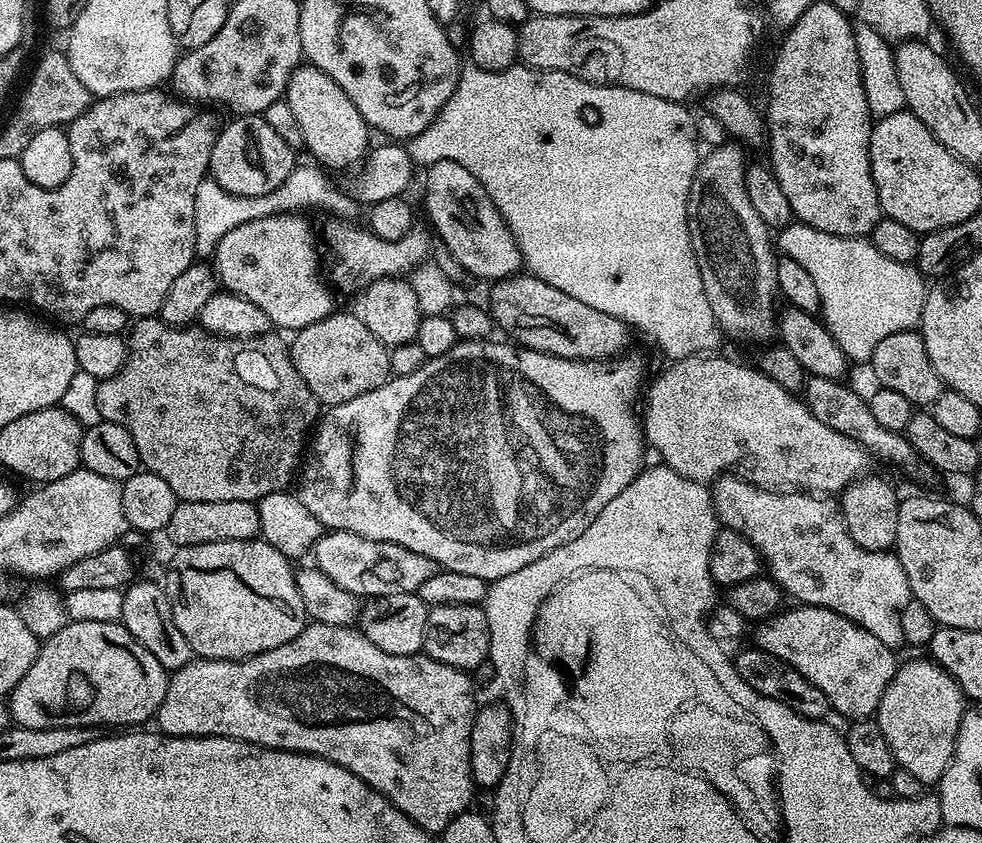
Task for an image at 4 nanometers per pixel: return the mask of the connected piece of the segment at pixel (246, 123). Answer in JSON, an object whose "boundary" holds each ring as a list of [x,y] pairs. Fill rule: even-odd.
{"boundary":[[[240,114],[219,129],[208,167],[211,179],[216,180],[222,190],[239,196],[265,196],[286,182],[292,169],[297,167],[296,156],[297,153],[274,134],[263,115]]]}

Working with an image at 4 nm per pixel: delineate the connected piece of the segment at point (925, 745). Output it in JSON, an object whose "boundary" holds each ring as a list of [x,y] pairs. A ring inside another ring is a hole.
{"boundary":[[[931,659],[912,660],[909,664],[901,663],[896,669],[894,678],[889,681],[880,699],[879,709],[874,717],[882,734],[886,734],[886,742],[894,754],[897,765],[905,768],[920,784],[939,785],[946,766],[956,753],[956,739],[960,723],[964,717],[966,697],[963,690],[949,672],[944,671],[939,664]]]}

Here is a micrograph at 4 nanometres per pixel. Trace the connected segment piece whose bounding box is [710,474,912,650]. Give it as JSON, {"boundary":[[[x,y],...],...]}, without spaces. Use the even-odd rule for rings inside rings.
{"boundary":[[[736,474],[719,477],[714,487],[710,493],[719,523],[736,532],[743,532],[760,553],[763,563],[769,568],[767,571],[770,576],[789,597],[792,595],[796,599],[794,601],[801,605],[813,604],[819,608],[829,608],[850,618],[850,622],[870,630],[878,642],[886,642],[886,646],[894,650],[904,644],[900,625],[902,606],[906,606],[906,602],[912,599],[906,570],[902,570],[902,562],[891,551],[871,552],[854,542],[847,532],[844,517],[835,499],[801,494],[796,490],[756,488]]]}

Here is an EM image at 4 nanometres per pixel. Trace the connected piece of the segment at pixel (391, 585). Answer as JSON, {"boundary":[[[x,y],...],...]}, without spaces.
{"boundary":[[[325,531],[314,549],[315,567],[325,574],[342,590],[358,598],[381,596],[387,598],[403,592],[419,593],[422,582],[434,578],[438,566],[422,554],[414,554],[397,544],[362,538],[353,532]]]}

